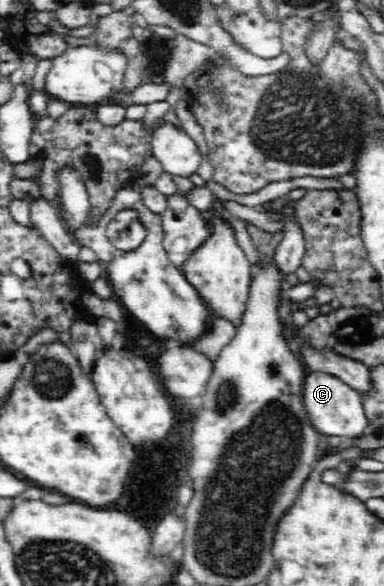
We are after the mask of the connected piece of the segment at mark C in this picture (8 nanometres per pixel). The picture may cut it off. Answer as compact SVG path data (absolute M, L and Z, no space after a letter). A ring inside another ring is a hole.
M306 370L302 377L302 405L308 414L309 421L322 436L344 435L356 438L364 434L366 416L362 409L360 394L346 382L332 373Z

